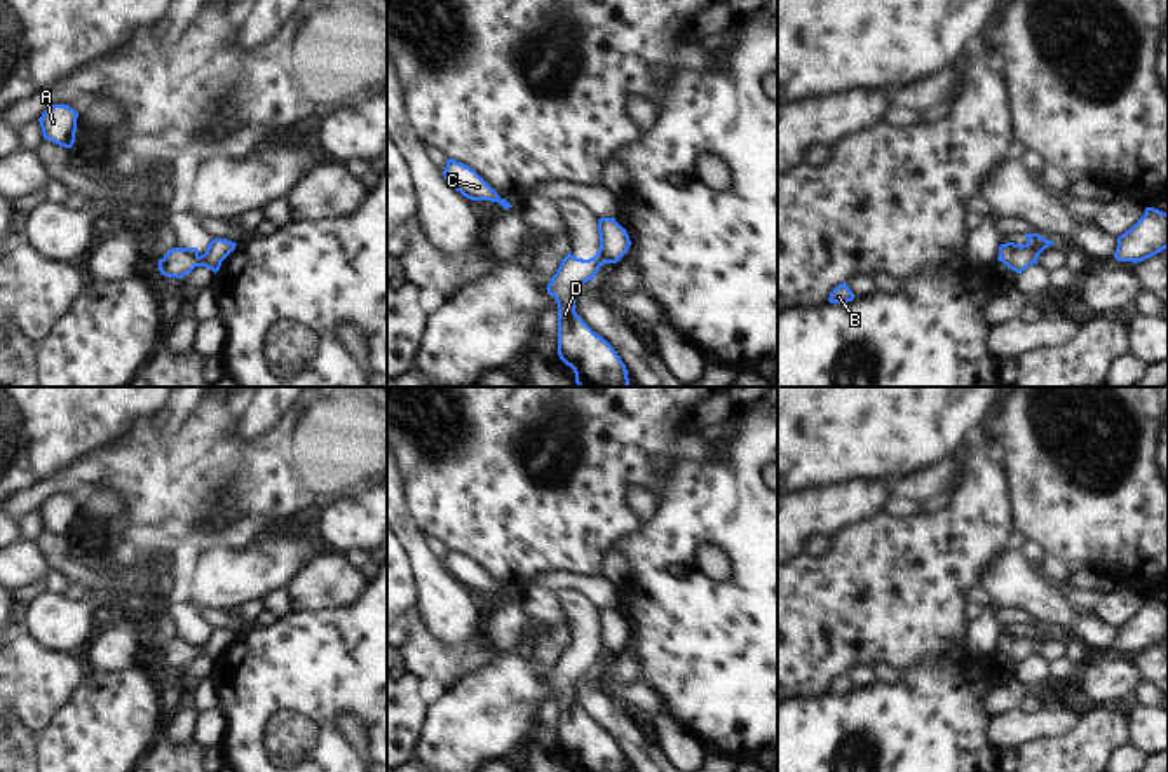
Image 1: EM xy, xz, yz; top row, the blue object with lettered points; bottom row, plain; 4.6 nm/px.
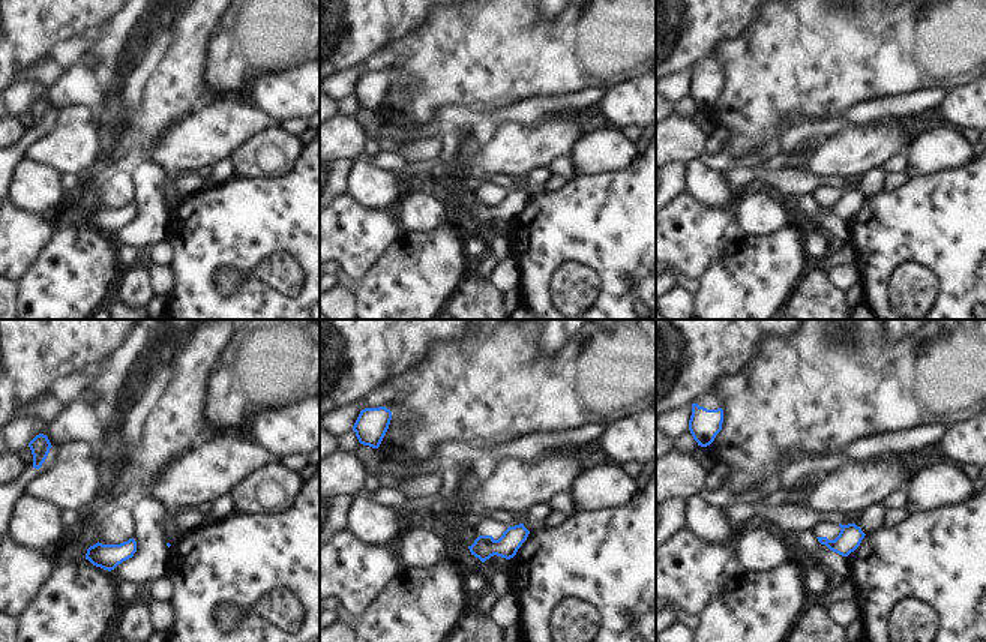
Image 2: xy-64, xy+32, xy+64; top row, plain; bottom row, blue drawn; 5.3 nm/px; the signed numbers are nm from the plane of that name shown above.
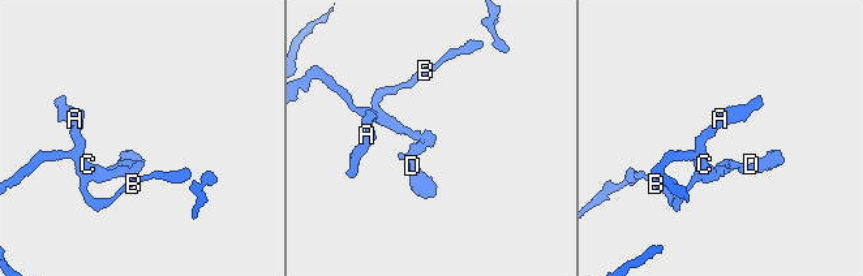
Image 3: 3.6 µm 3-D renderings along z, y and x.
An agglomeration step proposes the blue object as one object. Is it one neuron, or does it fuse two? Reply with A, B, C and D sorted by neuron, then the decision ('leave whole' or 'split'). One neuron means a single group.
groups A B C / D; split

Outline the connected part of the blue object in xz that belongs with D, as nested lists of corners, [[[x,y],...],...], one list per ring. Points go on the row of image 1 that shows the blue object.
[[[601,247],[598,253],[589,258],[582,260],[568,253],[556,274],[551,277],[547,284],[547,293],[558,303],[558,356],[560,359],[570,366],[575,373],[575,383],[579,387],[628,387],[628,369],[626,364],[621,361],[614,347],[596,335],[575,312],[575,293],[577,288],[598,274],[600,267],[603,265]]]

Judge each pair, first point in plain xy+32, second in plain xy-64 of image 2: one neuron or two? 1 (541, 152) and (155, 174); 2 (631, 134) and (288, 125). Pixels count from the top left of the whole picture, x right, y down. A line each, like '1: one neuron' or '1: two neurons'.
1: two neurons
2: one neuron

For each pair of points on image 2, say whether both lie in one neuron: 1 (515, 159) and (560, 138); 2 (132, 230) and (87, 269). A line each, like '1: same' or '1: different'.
1: same
2: different

